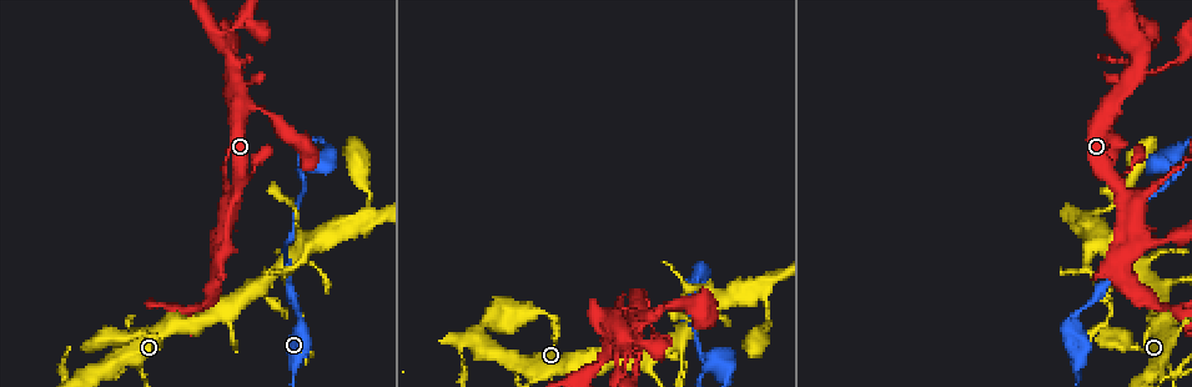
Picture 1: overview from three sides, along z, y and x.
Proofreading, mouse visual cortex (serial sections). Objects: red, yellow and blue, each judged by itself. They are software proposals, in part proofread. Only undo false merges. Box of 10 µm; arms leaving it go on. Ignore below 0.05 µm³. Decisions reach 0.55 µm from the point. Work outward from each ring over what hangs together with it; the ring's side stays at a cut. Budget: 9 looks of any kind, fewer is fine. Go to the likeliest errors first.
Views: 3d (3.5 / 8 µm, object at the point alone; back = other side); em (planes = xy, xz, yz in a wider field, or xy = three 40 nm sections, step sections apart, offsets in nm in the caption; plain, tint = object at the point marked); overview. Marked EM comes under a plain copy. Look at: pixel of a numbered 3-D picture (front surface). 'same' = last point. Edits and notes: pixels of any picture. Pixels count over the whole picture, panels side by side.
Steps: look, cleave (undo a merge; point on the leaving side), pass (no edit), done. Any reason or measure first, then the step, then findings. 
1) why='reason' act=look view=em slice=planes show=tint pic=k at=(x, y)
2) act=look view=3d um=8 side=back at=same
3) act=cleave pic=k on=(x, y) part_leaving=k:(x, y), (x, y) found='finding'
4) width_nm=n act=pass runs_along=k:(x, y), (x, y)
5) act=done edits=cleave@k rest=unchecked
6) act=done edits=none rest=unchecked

why='two arms in line, one across' act=look view=3d um=3.5 pic=1 at=(1166, 169)

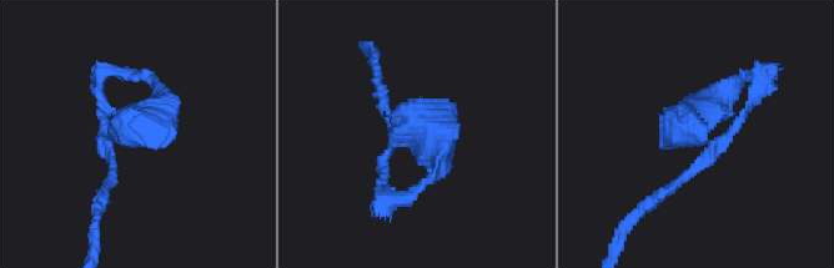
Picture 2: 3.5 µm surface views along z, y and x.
why='shape alone is not enough' act=look view=em slice=xy step=1 show=tint pic=2 at=(113, 135)

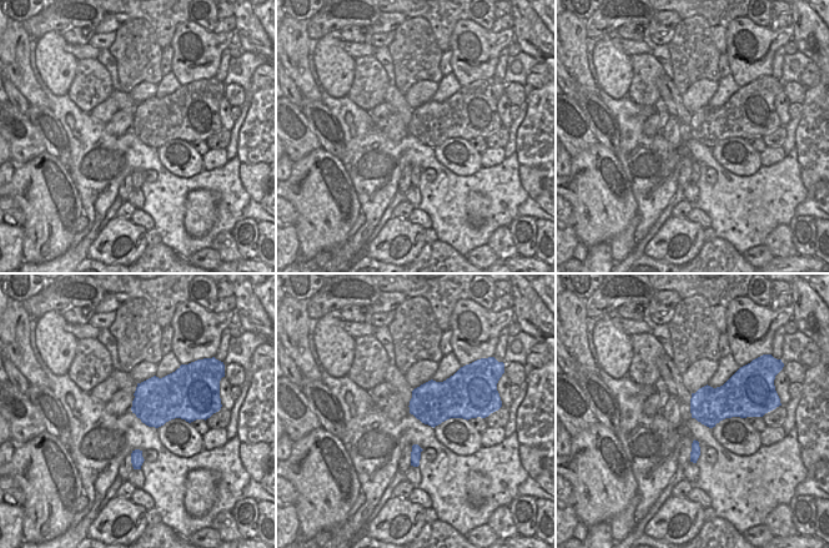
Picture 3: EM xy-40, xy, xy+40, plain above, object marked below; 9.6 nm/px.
arms=3 act=pass runs_along=2:(103, 193), (110, 140), (160, 101) found='continuous, no second cell'

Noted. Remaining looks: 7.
why='a narrow waist' act=look view=3d um=3.5 side=back pic=1 at=(634, 309)

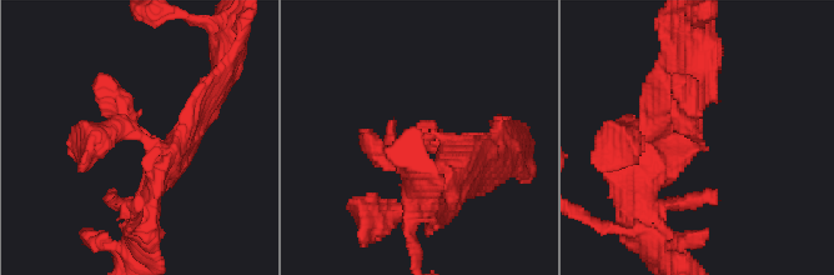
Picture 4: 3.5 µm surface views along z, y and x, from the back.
why='now the EM' act=look view=em slice=xy step=2 show=tint pic=4 at=(703, 142)

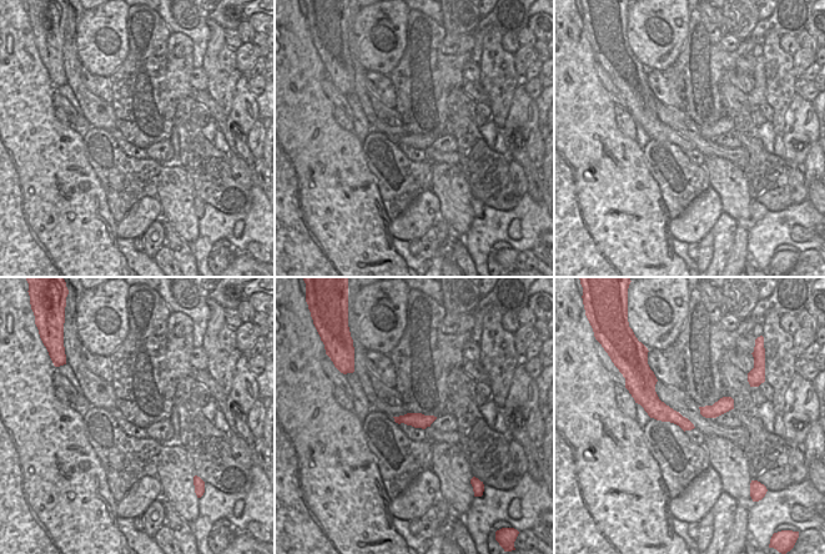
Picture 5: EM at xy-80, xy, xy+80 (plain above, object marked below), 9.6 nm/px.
arm_widths_nm=250,300,400,450 act=pass runs_along=5:(650, 387), (650, 398), (688, 427) found='one cell here'

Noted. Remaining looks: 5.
why='sudden change in width' act=look view=3d um=3.5 pic=1 at=(1158, 184)

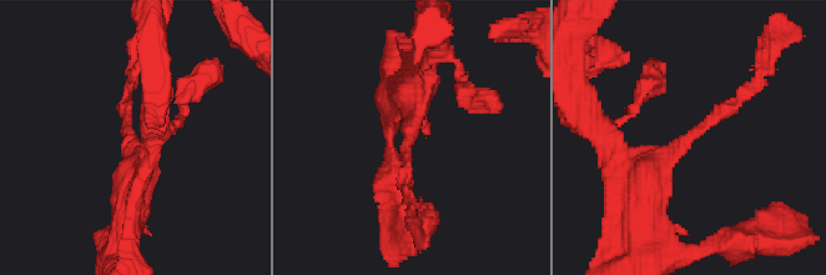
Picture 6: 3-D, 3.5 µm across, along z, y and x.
arm_widths_nm=150,350 why='shape alone is not enough' act=look view=em slice=planes show=tint pic=6 at=(127, 138)

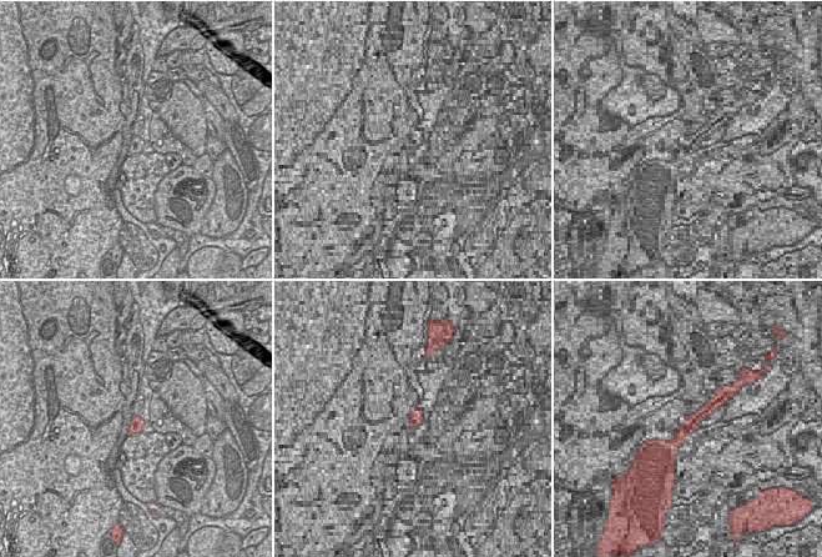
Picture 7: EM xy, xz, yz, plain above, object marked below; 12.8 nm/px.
act=look view=em slice=xy step=1 show=tint at=same

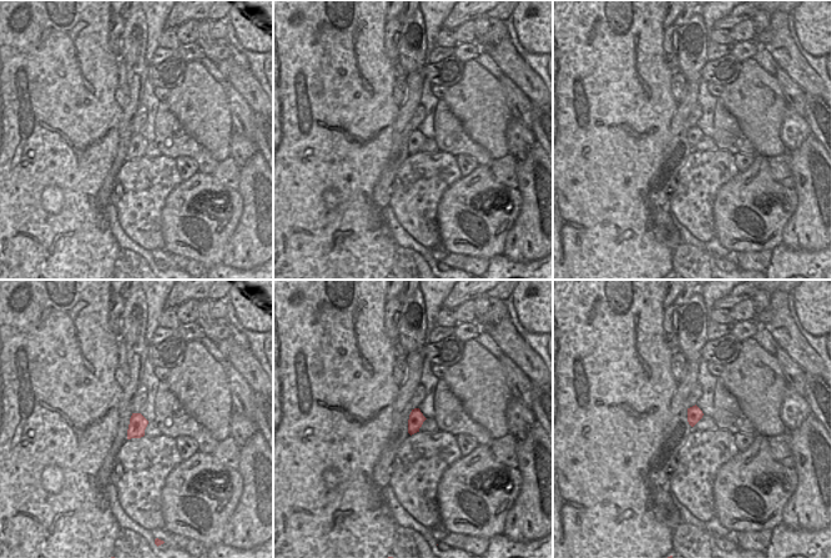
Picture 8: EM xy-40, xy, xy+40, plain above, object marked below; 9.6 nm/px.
act=pass runs_along=6:(629, 166), (638, 178), (754, 89) found='all the same cell'

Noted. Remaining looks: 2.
act=done edits=none rest=unchecked

